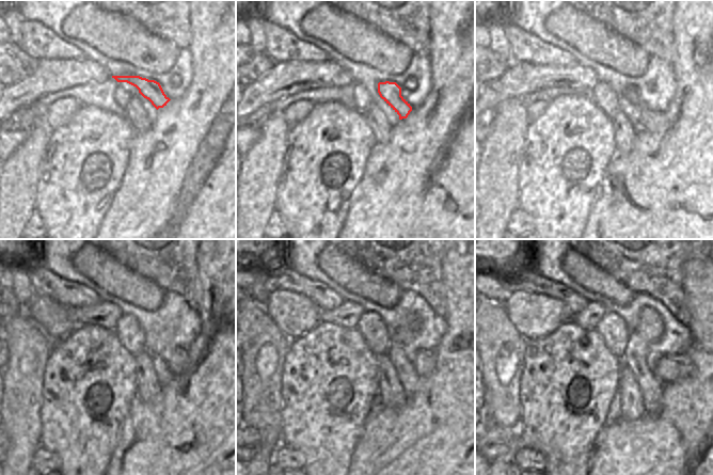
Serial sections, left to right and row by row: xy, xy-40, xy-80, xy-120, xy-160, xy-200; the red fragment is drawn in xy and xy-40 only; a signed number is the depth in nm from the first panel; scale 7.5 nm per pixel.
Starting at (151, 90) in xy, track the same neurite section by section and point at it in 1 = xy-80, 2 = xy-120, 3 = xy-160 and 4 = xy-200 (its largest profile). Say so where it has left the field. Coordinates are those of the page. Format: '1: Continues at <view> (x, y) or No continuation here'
1: Continues at xy-80 (649, 119)
2: Continues at xy-120 (176, 359)
3: Continues at xy-160 (424, 363)
4: Continues at xy-200 (668, 368)

